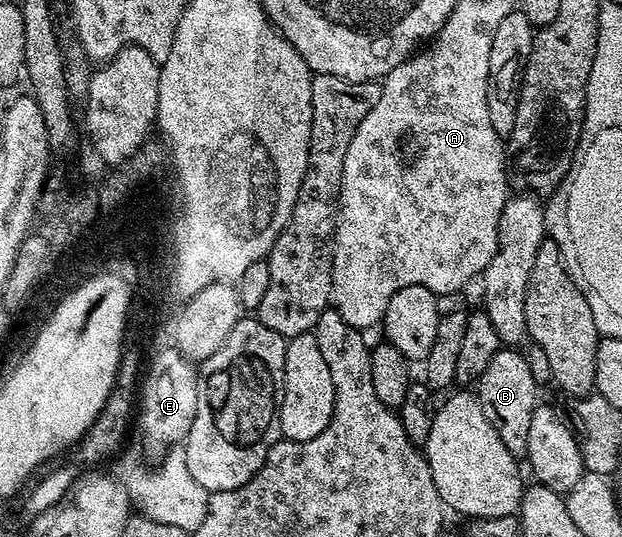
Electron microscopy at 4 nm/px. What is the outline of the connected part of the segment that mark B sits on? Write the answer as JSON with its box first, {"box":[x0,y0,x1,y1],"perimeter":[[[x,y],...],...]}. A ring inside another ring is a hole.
{"box":[478,347,538,459],"perimeter":[[[501,347],[490,367],[482,371],[478,382],[480,406],[486,419],[490,419],[490,427],[498,431],[498,439],[506,443],[506,451],[510,451],[517,459],[523,458],[528,452],[530,418],[538,404],[536,392],[538,386],[534,375],[530,375],[530,363],[526,363],[523,352],[516,347]]]}

